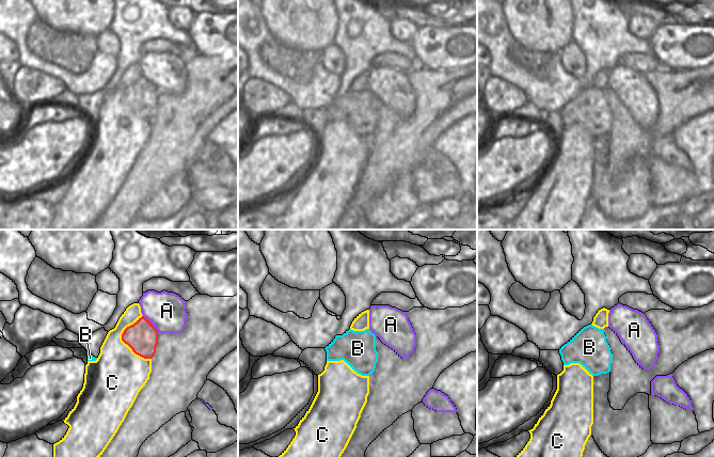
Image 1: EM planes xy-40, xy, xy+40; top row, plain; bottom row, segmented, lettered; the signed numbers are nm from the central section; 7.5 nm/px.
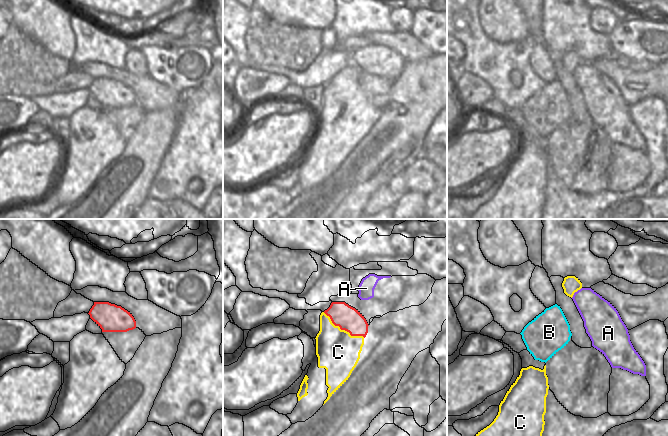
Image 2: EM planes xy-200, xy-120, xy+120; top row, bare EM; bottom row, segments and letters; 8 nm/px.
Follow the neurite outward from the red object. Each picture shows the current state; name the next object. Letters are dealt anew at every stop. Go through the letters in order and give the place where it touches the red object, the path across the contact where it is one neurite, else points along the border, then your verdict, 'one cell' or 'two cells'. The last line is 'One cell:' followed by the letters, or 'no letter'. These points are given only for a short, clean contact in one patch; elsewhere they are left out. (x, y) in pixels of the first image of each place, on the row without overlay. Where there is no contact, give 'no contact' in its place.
A: xy-40 (151, 84) | across xy-40 (142, 97), (151, 84), (167, 72) | one cell
B: no contact | two cells
C: xy-40 (123, 101) | along xy-40 (142, 76), (124, 91), (122, 100), (136, 114), (151, 120) | two cells
One cell: A

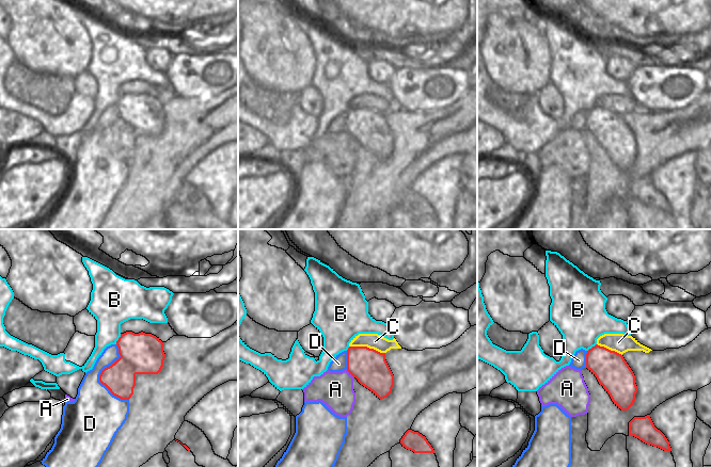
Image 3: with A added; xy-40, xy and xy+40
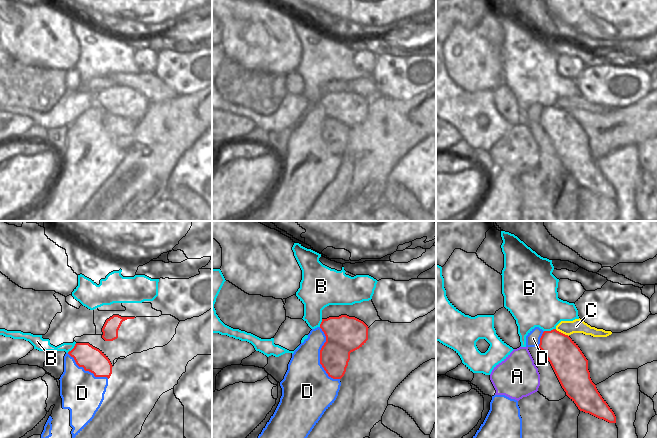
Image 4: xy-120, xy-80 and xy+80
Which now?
A: xy (350, 134) | along xy (346, 131), (353, 138) | two cells
B: xy-40 (119, 100) | two cells
C: xy (366, 108) | along xy (349, 107), (366, 107), (384, 114) | two cells
D: xy-40 (99, 137) | along xy-40 (116, 106), (120, 117), (99, 142), (128, 161) | two cells
One cell: no letter

